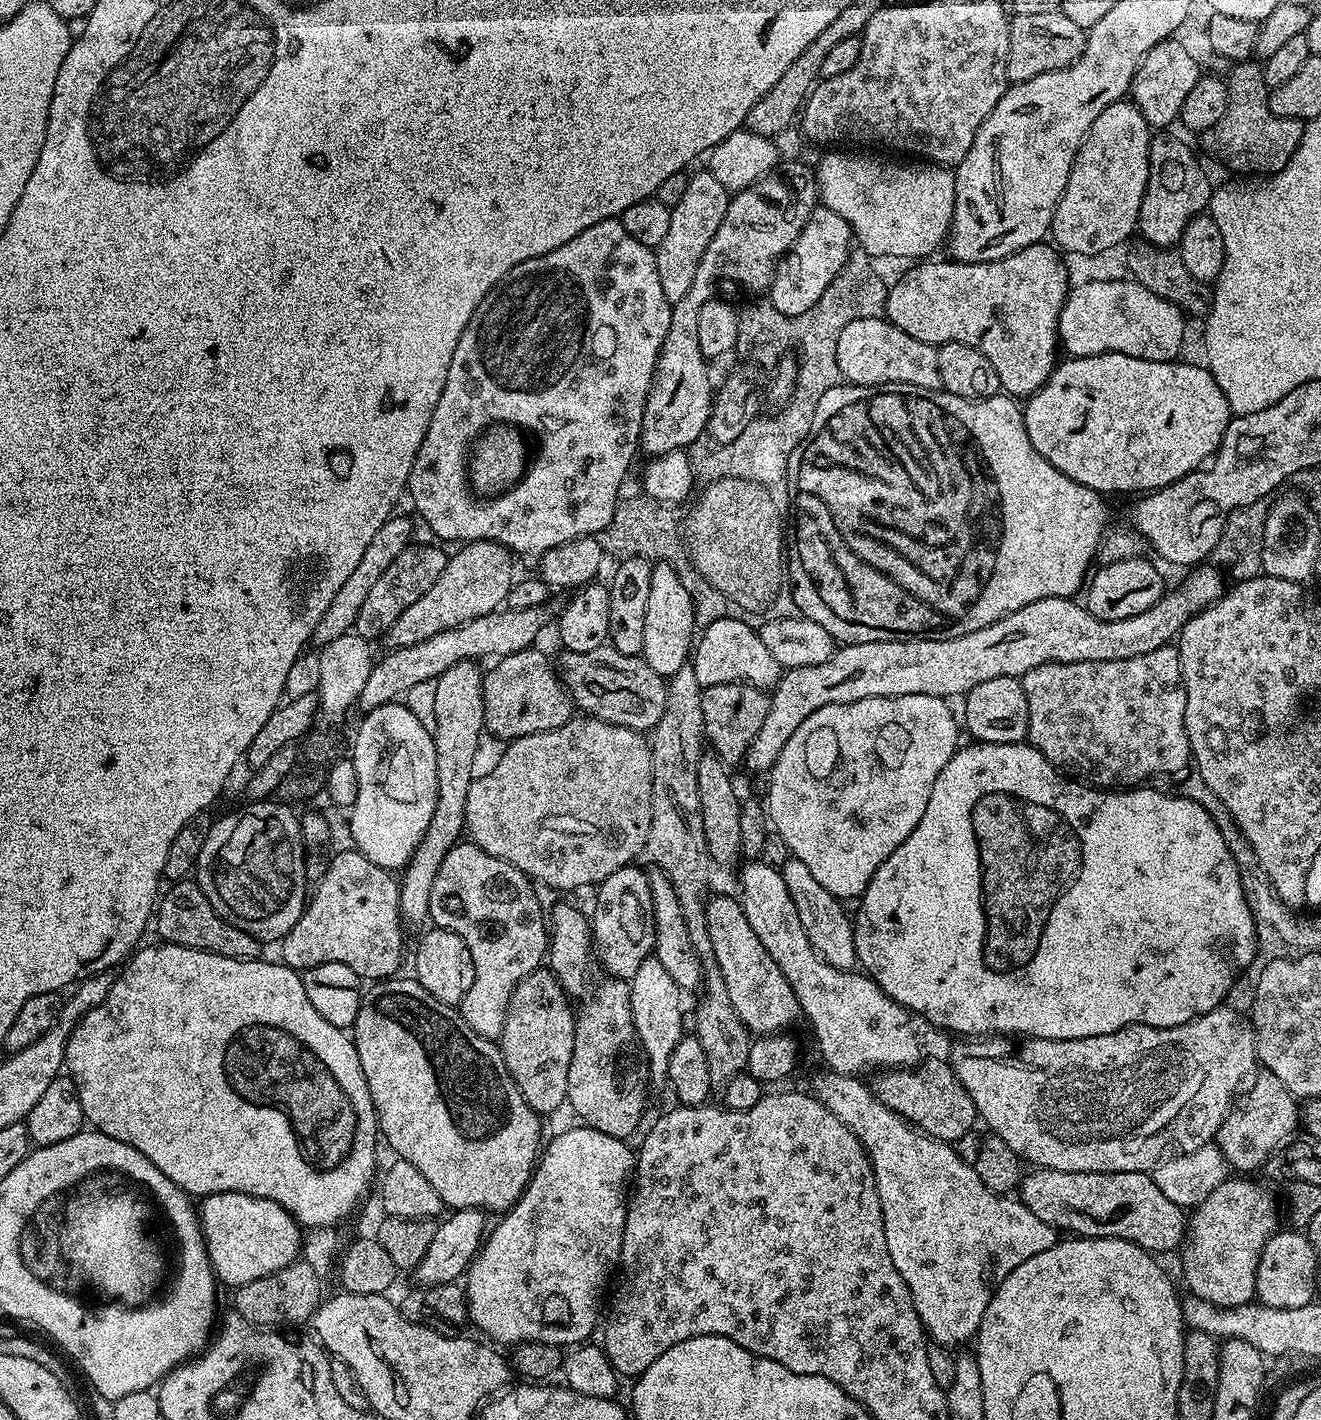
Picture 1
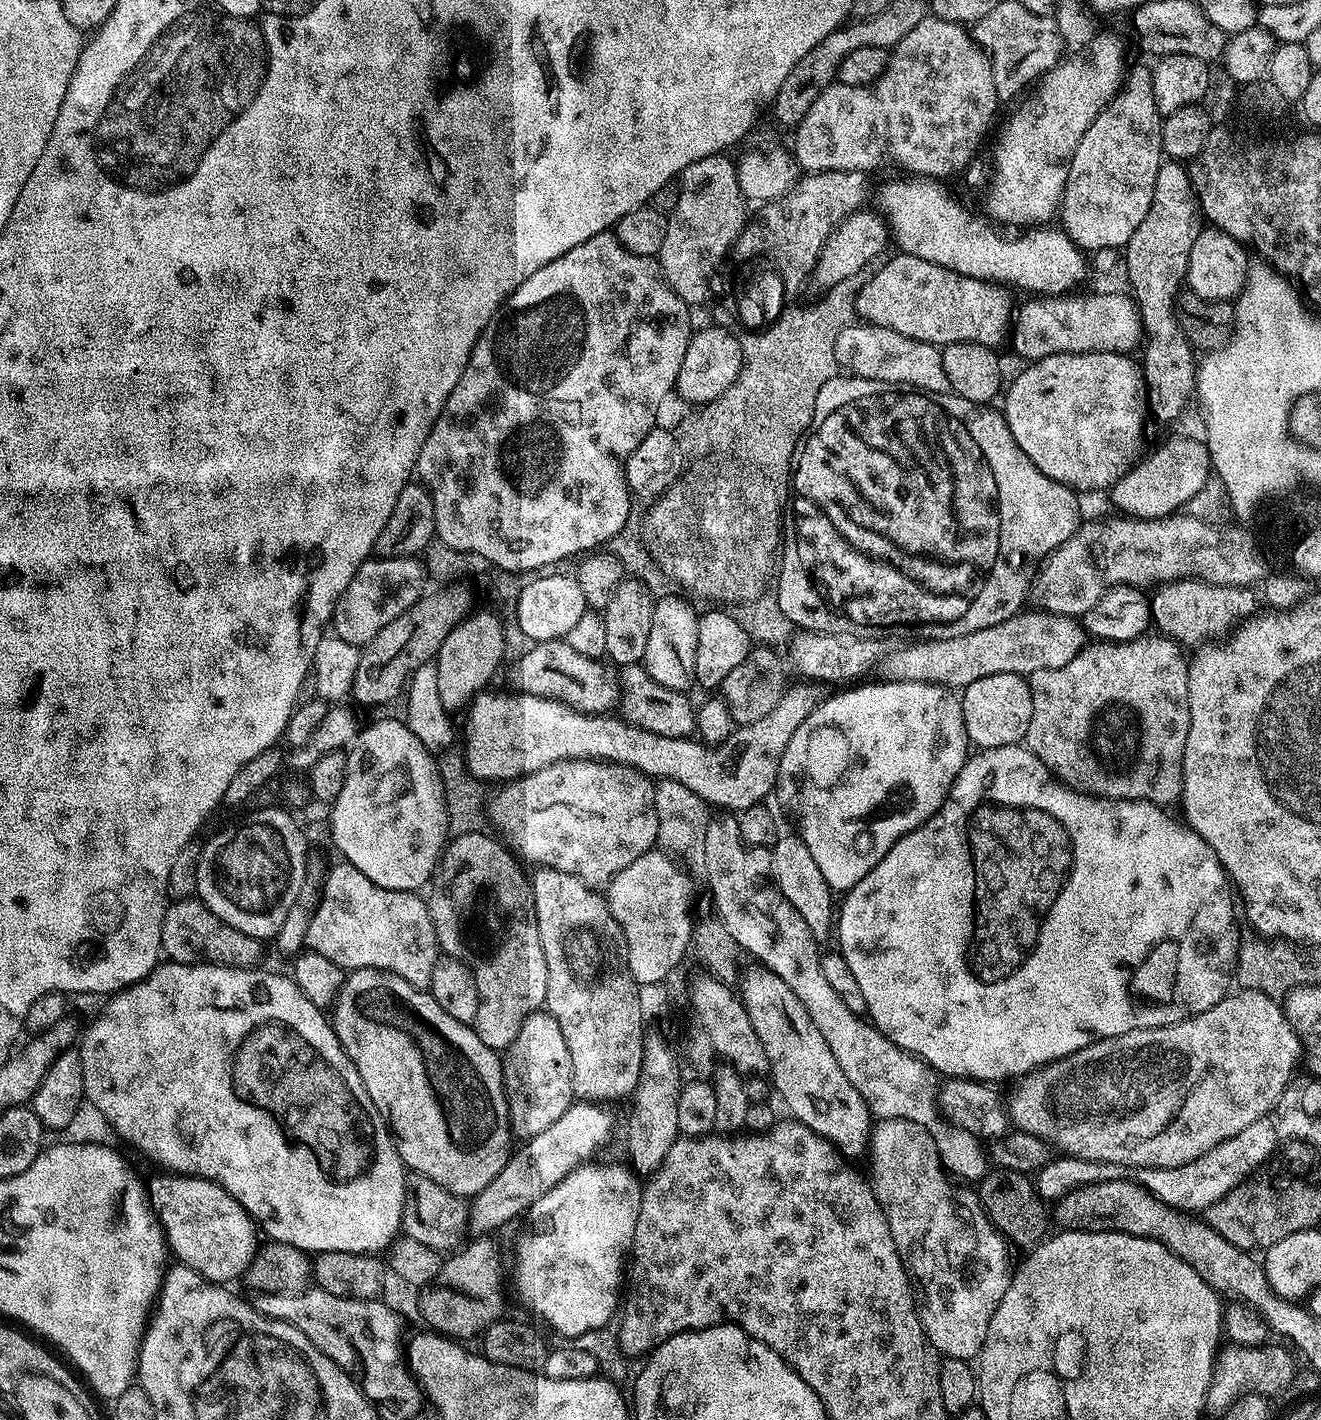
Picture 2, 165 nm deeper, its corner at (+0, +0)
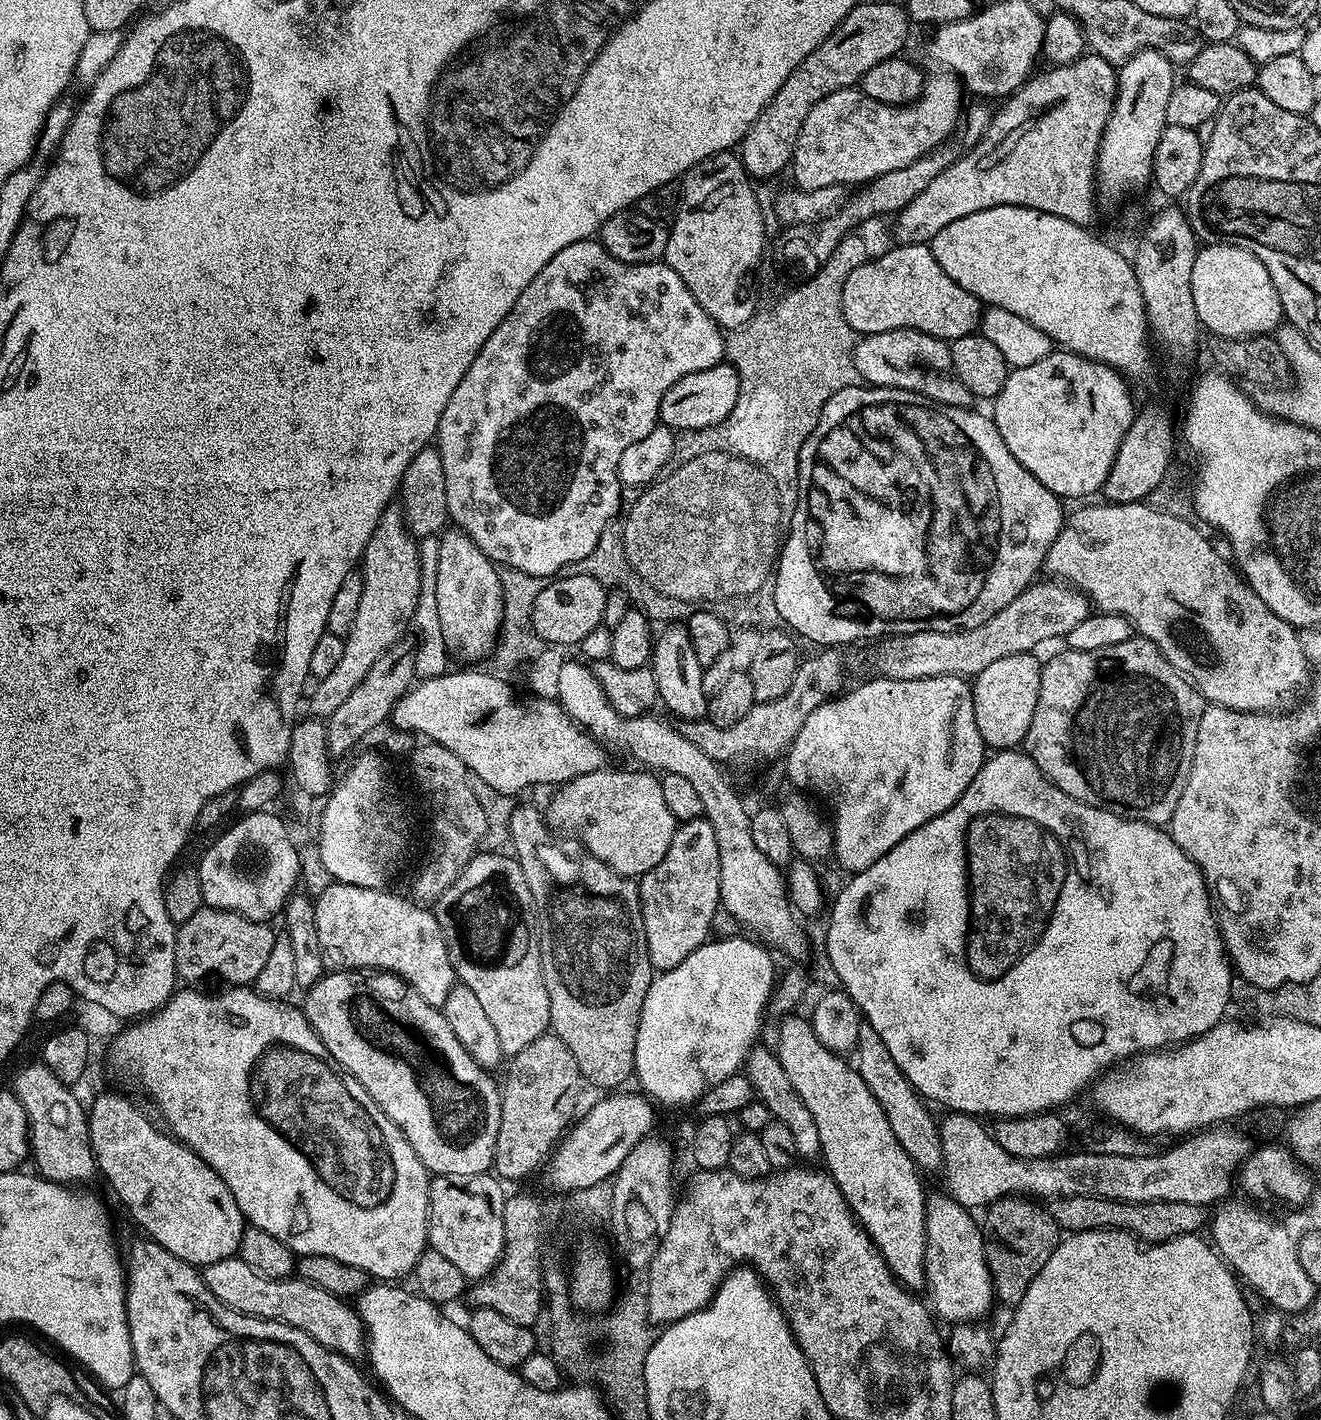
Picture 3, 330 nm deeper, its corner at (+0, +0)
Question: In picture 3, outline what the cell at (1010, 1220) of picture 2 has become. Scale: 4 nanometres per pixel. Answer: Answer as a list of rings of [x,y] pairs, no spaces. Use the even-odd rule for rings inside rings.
[[[1019,1194],[1003,1196],[988,1205],[982,1216],[984,1234],[984,1256],[988,1259],[988,1269],[992,1279],[992,1290],[997,1301],[1008,1306],[1022,1302],[1022,1294],[1030,1287],[1030,1282],[1046,1266],[1046,1258],[1054,1254],[1062,1239],[1062,1229],[1056,1225],[1051,1211],[1043,1203]]]

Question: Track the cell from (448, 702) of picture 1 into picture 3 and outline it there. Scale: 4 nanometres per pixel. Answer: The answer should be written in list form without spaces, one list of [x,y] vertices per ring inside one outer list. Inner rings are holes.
[[[452,526],[440,536],[438,550],[438,622],[449,653],[460,660],[480,660],[498,643],[504,622],[504,595],[497,565],[470,537]]]

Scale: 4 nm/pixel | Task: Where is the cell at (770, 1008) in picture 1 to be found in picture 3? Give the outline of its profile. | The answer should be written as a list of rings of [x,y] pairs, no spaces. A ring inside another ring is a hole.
[[[796,1015],[781,1019],[784,1021],[780,1024],[780,1045],[775,1045],[774,1051],[780,1057],[782,1070],[786,1070],[786,1078],[790,1078],[814,1118],[823,1167],[838,1190],[842,1190],[852,1215],[864,1227],[864,1233],[872,1239],[896,1279],[909,1290],[923,1289],[926,1191],[920,1182],[921,1173],[906,1150],[898,1146],[882,1106],[855,1067],[843,1055],[827,1049],[815,1037],[809,1021]]]

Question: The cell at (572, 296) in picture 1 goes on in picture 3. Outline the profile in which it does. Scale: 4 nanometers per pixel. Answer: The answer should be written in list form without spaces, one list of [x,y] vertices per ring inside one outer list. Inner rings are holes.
[[[596,238],[579,240],[562,250],[558,250],[558,254],[554,254],[554,258],[550,258],[550,262],[546,266],[542,266],[538,278],[534,278],[534,282],[530,282],[530,286],[526,286],[526,290],[518,298],[518,302],[514,302],[510,314],[506,314],[506,318],[500,323],[498,330],[494,330],[494,334],[490,334],[490,338],[486,338],[478,358],[474,358],[474,362],[470,362],[470,370],[466,370],[462,382],[458,382],[458,390],[454,390],[454,394],[450,394],[450,402],[446,402],[446,410],[442,410],[442,418],[438,422],[438,430],[434,437],[434,447],[442,458],[442,470],[446,473],[446,506],[448,507],[451,523],[460,531],[466,533],[476,543],[478,550],[482,550],[482,554],[486,554],[492,559],[493,564],[506,568],[516,568],[518,571],[530,575],[555,577],[556,572],[562,569],[562,566],[586,558],[599,544],[603,528],[617,519],[616,511],[620,508],[620,491],[622,491],[620,475],[618,474],[618,462],[622,459],[622,454],[625,451],[624,444],[628,444],[628,440],[636,442],[636,436],[646,438],[646,434],[650,434],[650,430],[658,427],[660,403],[666,394],[666,390],[670,390],[670,386],[674,386],[674,382],[686,378],[686,374],[694,374],[698,370],[714,367],[715,364],[721,363],[725,356],[726,336],[720,325],[712,321],[710,314],[706,314],[706,310],[702,310],[702,306],[698,306],[694,294],[690,294],[690,290],[686,290],[686,282],[682,282],[682,278],[678,278],[678,274],[674,274],[674,270],[669,268],[667,264],[663,262],[627,264],[608,253],[600,245],[599,239]]]

